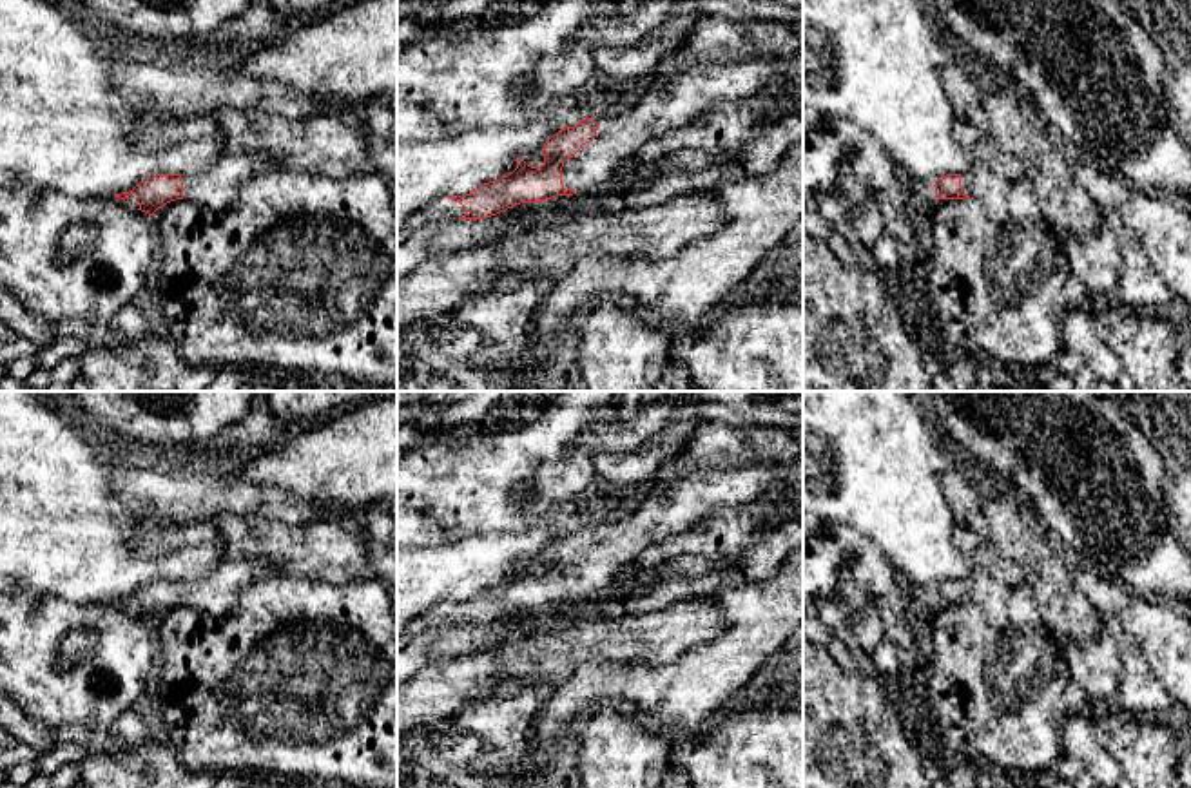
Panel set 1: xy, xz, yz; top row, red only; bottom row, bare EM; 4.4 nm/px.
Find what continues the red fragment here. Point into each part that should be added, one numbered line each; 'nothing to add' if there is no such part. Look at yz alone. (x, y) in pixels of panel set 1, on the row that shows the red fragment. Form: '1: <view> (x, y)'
1: yz (981, 182)

